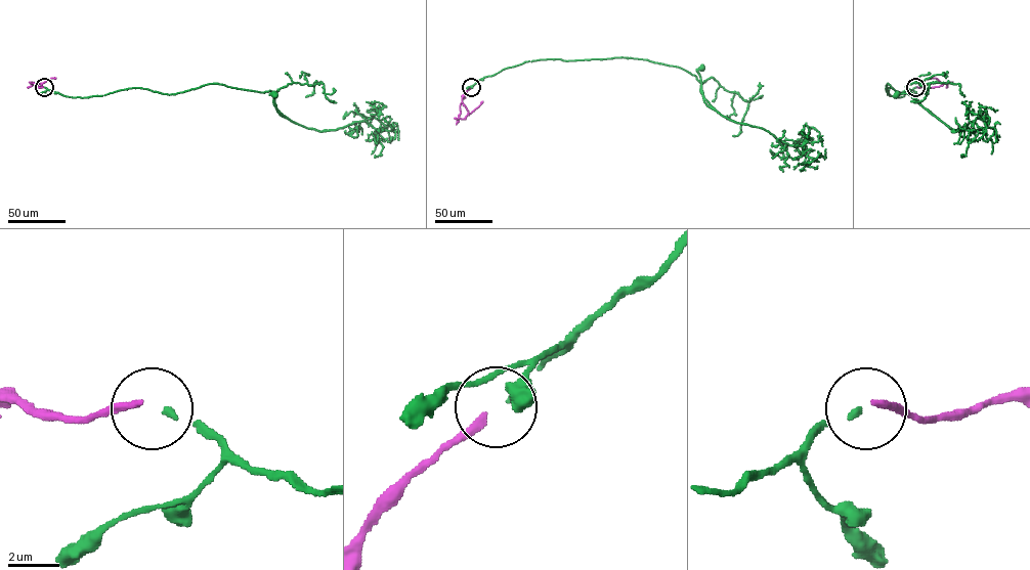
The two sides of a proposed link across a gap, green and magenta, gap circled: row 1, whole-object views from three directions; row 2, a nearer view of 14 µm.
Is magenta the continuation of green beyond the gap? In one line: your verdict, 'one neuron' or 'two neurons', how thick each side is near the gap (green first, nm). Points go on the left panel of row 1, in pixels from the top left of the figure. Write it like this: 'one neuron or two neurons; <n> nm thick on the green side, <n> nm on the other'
one neuron; 220 nm thick on the green side, 280 nm on the other

